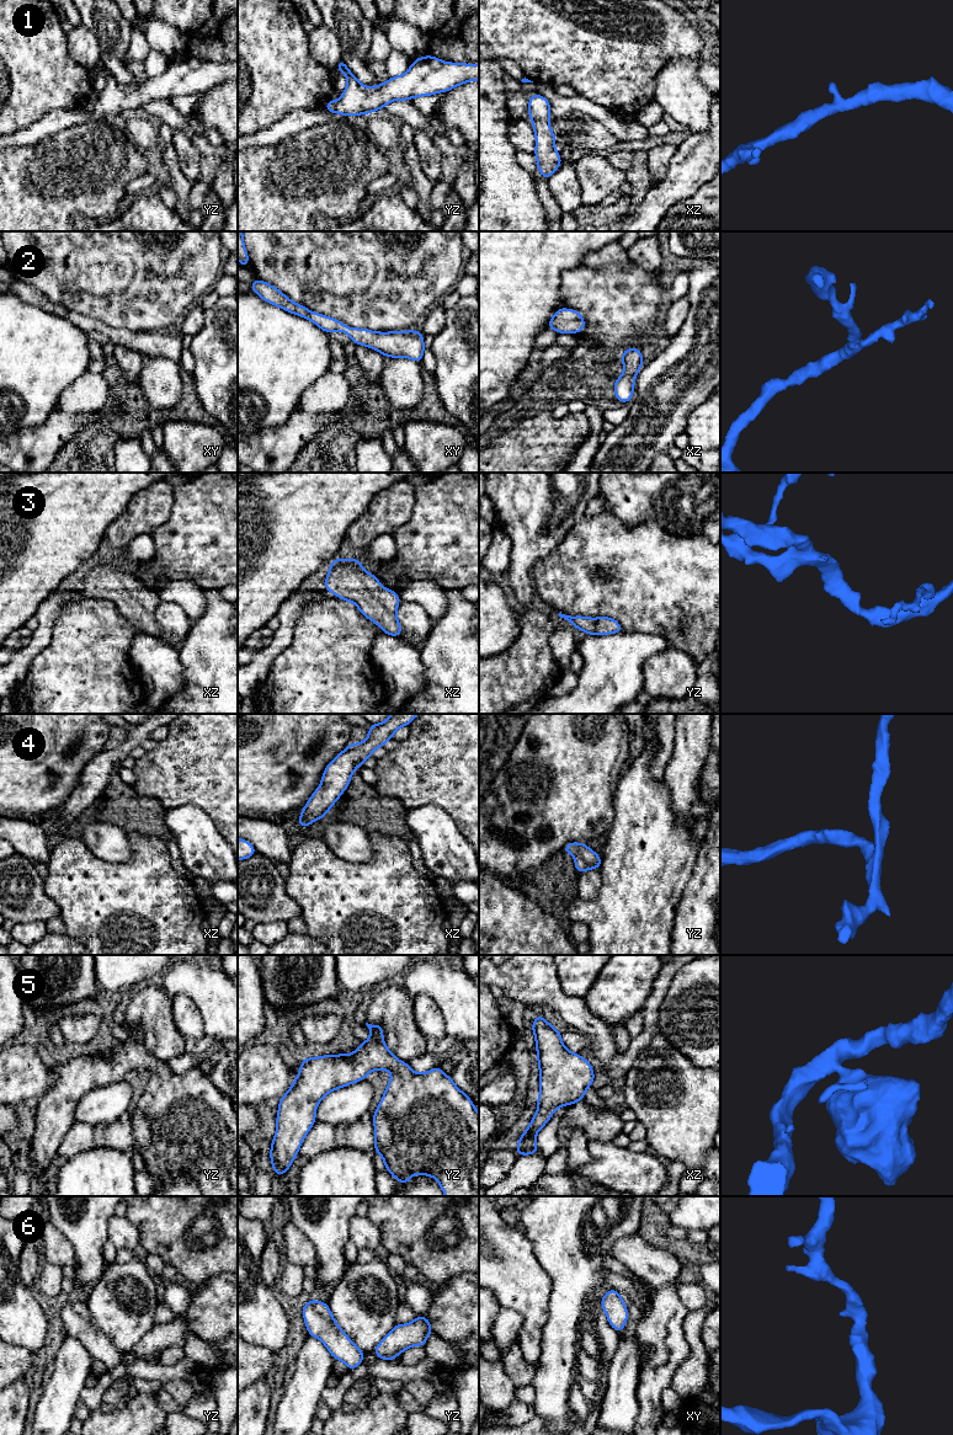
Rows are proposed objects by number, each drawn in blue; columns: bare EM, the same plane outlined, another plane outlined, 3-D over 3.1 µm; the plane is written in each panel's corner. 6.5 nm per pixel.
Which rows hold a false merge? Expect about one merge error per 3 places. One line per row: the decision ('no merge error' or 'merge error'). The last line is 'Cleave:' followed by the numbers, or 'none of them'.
1: no merge error
2: no merge error
3: no merge error
4: no merge error
5: no merge error
6: no merge error
Cleave: none of them

